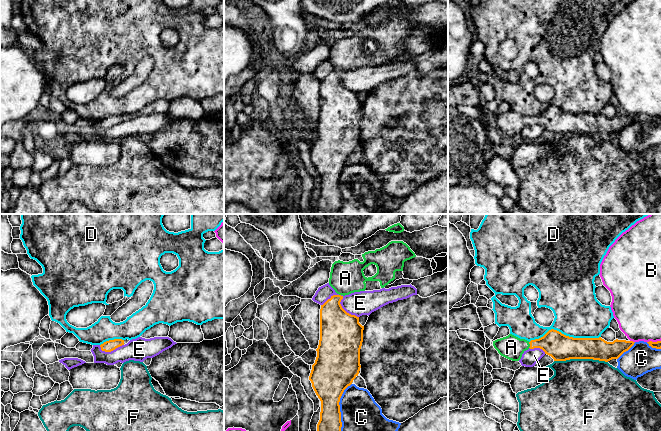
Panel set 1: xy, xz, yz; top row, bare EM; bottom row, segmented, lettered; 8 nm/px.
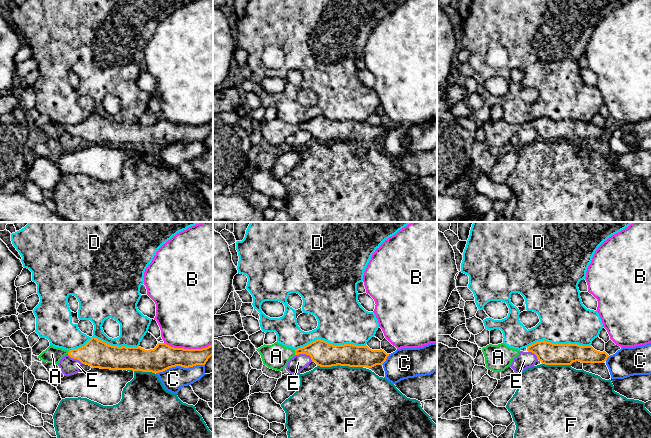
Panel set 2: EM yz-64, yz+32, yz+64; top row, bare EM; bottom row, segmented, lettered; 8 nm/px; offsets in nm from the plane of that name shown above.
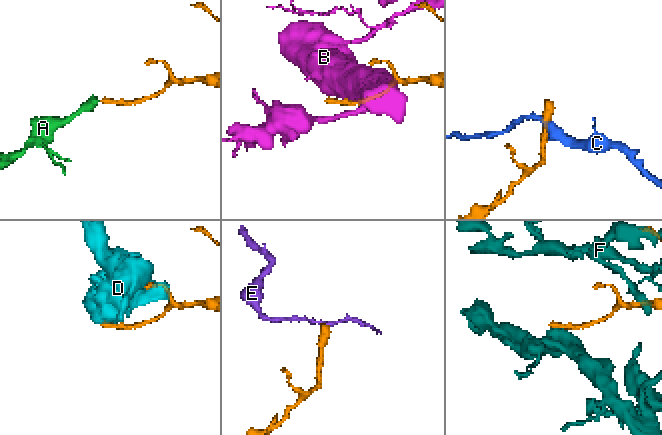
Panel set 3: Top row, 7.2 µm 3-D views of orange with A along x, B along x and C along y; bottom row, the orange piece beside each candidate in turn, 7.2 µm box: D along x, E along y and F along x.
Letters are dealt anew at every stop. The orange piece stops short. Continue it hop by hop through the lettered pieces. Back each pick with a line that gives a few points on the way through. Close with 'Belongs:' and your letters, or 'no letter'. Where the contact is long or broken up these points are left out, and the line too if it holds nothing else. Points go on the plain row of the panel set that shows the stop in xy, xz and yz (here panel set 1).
A: Path across: yz (560, 123), (555, 120), (530, 121), (511, 123)
Belongs: A

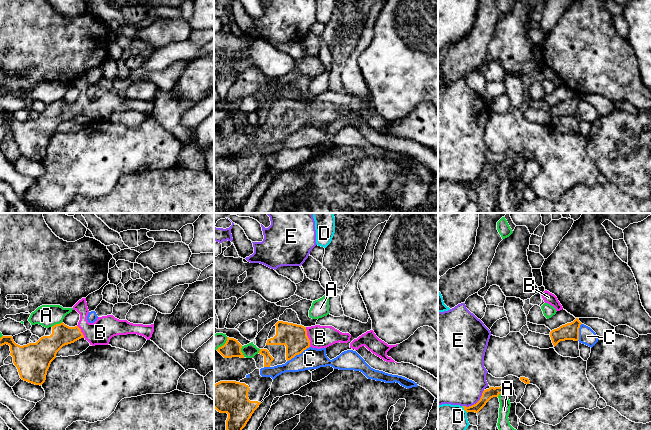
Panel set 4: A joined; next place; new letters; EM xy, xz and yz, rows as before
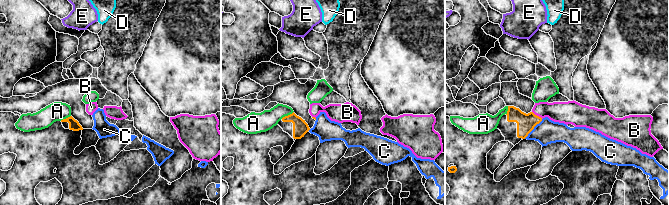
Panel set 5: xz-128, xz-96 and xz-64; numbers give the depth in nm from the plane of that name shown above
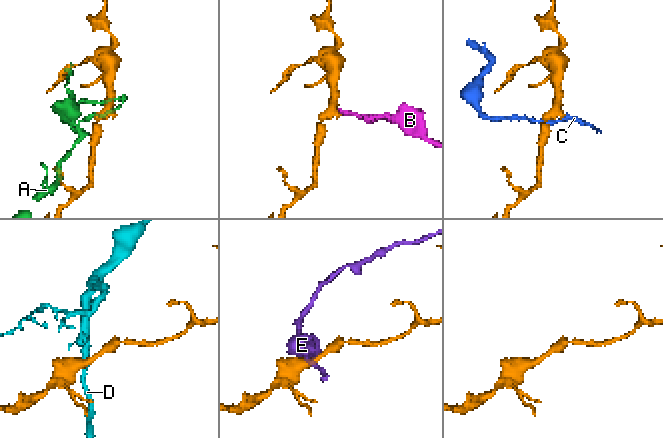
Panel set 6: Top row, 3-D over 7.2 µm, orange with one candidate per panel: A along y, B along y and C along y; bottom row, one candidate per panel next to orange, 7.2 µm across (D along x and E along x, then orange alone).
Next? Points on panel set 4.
B: Path across: xz (294, 113), (307, 113), (320, 113)
Belongs: B

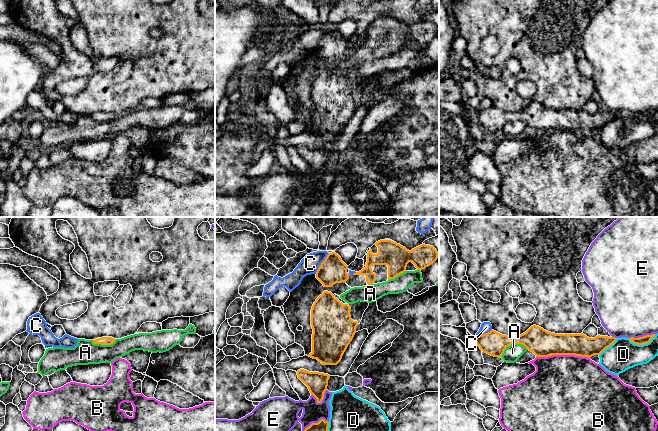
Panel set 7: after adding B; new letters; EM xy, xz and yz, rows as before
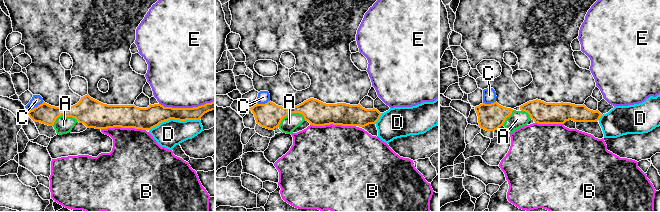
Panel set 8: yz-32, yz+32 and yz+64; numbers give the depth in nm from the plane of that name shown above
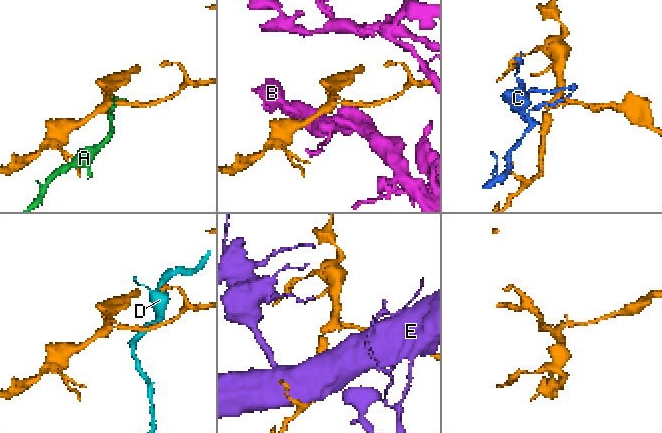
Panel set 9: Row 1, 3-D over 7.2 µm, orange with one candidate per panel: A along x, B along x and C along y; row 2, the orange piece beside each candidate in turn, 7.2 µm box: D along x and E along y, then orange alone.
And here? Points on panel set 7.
Belongs: no letter

